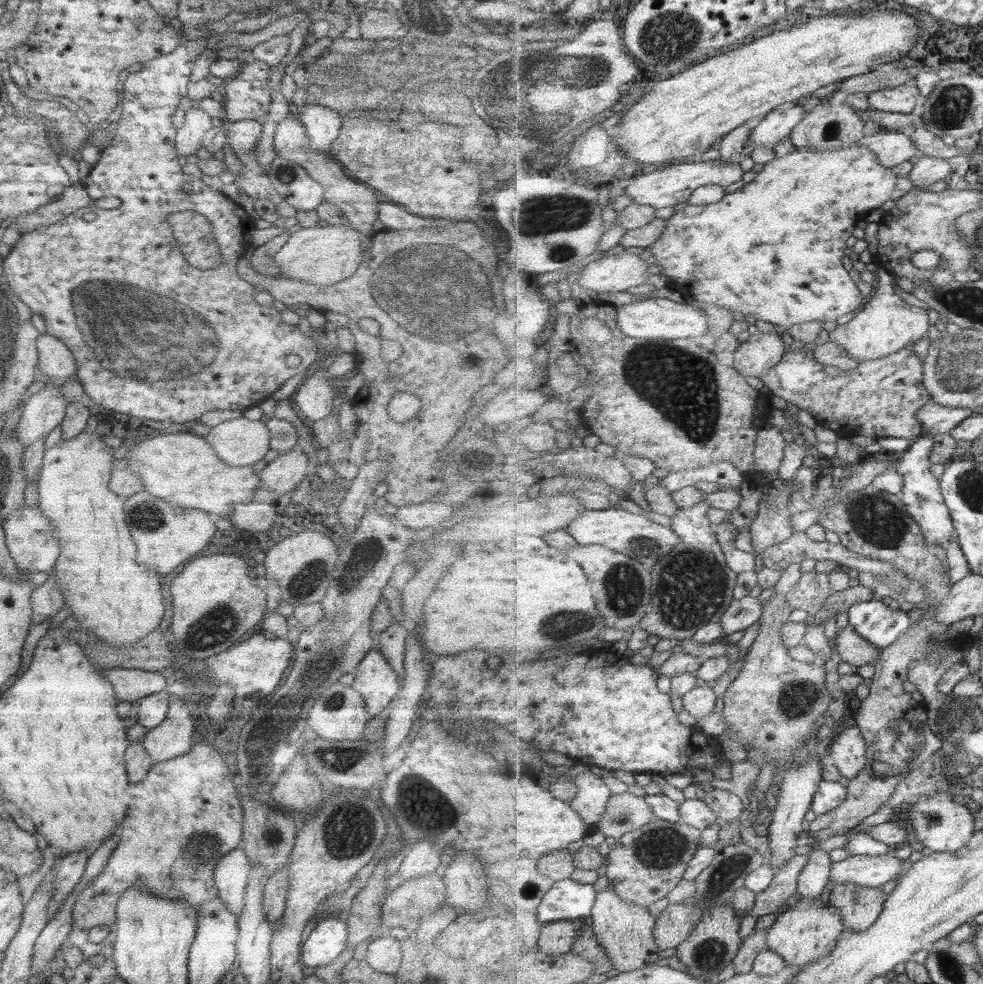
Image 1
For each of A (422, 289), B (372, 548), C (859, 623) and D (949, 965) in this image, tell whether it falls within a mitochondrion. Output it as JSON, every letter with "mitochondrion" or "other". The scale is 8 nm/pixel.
{"A":"mitochondrion","B":"other","C":"other","D":"mitochondrion"}

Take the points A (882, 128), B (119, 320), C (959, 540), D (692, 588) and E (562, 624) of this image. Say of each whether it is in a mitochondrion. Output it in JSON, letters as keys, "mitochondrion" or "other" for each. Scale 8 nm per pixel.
{"A":"other","B":"mitochondrion","C":"other","D":"mitochondrion","E":"mitochondrion"}

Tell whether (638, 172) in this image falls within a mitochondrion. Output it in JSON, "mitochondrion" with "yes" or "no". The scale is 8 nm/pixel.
{"mitochondrion":"no"}

